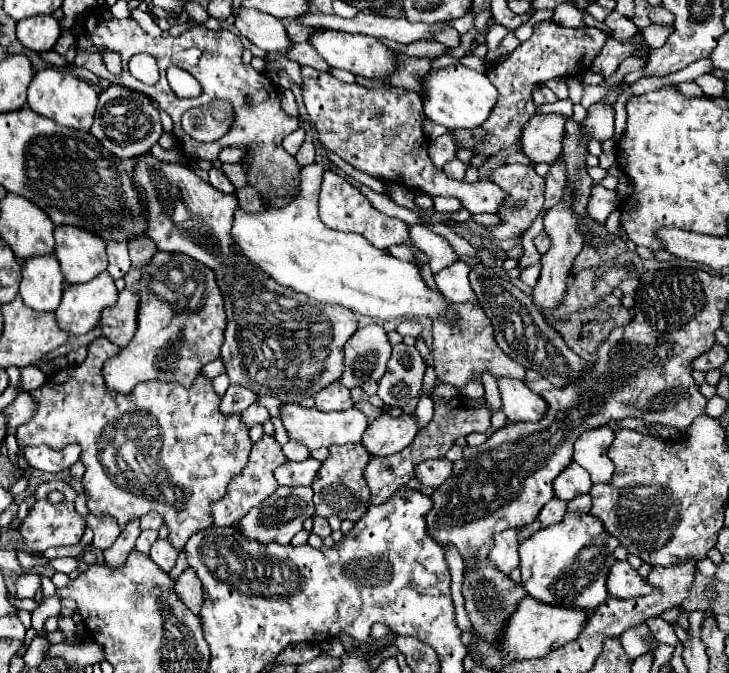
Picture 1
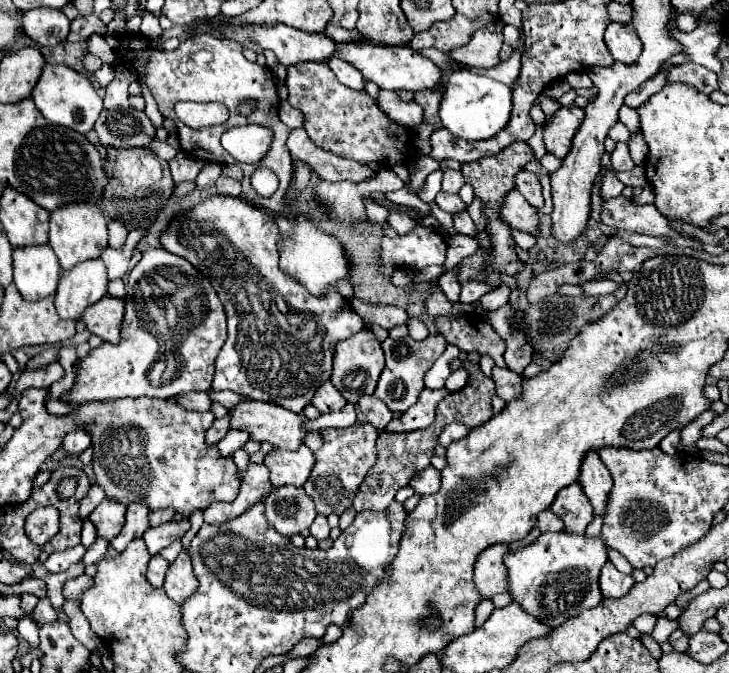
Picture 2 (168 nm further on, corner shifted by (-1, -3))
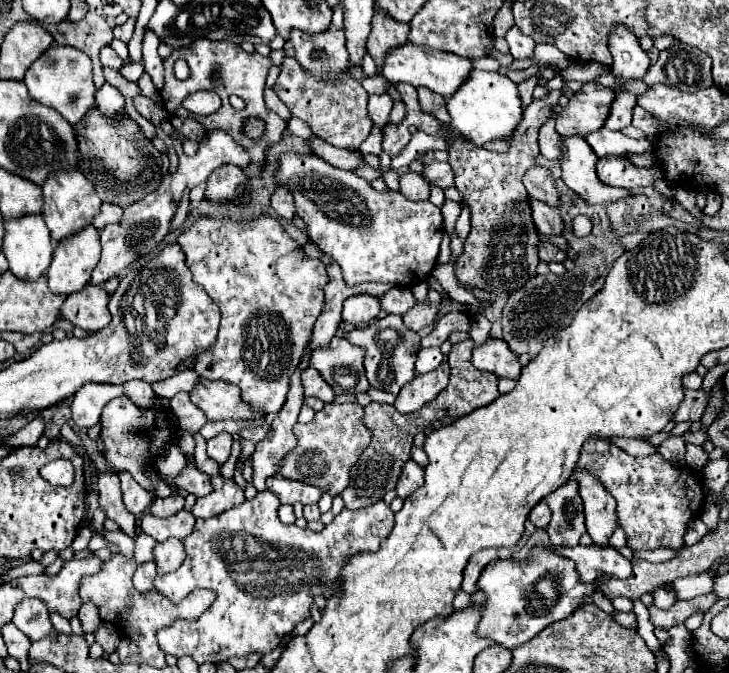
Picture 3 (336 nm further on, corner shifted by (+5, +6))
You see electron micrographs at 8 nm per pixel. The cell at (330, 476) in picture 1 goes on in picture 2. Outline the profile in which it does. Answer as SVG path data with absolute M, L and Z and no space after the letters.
M354 423L346 429L326 429L322 433L322 449L314 453L316 465L312 469L310 479L304 485L304 491L312 497L316 503L316 511L320 515L338 513L342 515L346 509L352 507L352 499L356 497L356 491L370 471L370 467L376 463L376 439L378 429L370 423Z

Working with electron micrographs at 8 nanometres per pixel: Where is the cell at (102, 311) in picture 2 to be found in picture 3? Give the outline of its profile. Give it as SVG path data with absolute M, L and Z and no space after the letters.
M88 284L88 288L82 288L82 292L74 292L66 298L60 308L60 316L74 326L96 332L110 324L108 298L110 296L102 286Z

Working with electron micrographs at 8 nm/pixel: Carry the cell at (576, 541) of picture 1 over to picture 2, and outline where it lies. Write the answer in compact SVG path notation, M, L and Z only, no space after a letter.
M542 533L534 543L524 549L510 551L504 557L510 583L508 591L524 611L536 615L550 627L560 627L570 617L580 615L586 609L594 609L602 601L598 577L600 569L608 561L608 547L602 537L588 537L586 533Z

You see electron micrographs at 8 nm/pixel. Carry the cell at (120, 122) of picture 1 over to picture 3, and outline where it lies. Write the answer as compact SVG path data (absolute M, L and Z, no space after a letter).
M104 84L102 90L96 94L96 106L106 114L106 116L114 116L116 112L124 112L124 96L116 86Z

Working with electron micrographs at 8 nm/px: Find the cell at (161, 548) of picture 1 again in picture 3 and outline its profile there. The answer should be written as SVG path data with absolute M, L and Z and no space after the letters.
M152 560L144 562L138 566L138 570L134 574L134 588L140 592L146 592L152 588L154 578L156 578L156 564Z

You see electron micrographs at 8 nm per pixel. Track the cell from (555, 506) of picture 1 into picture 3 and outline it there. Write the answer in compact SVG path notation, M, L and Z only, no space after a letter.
M544 500L538 502L538 504L532 508L530 520L532 520L532 524L534 524L536 528L546 528L546 526L548 526L548 522L550 522L550 508L548 508L548 504L546 504Z

